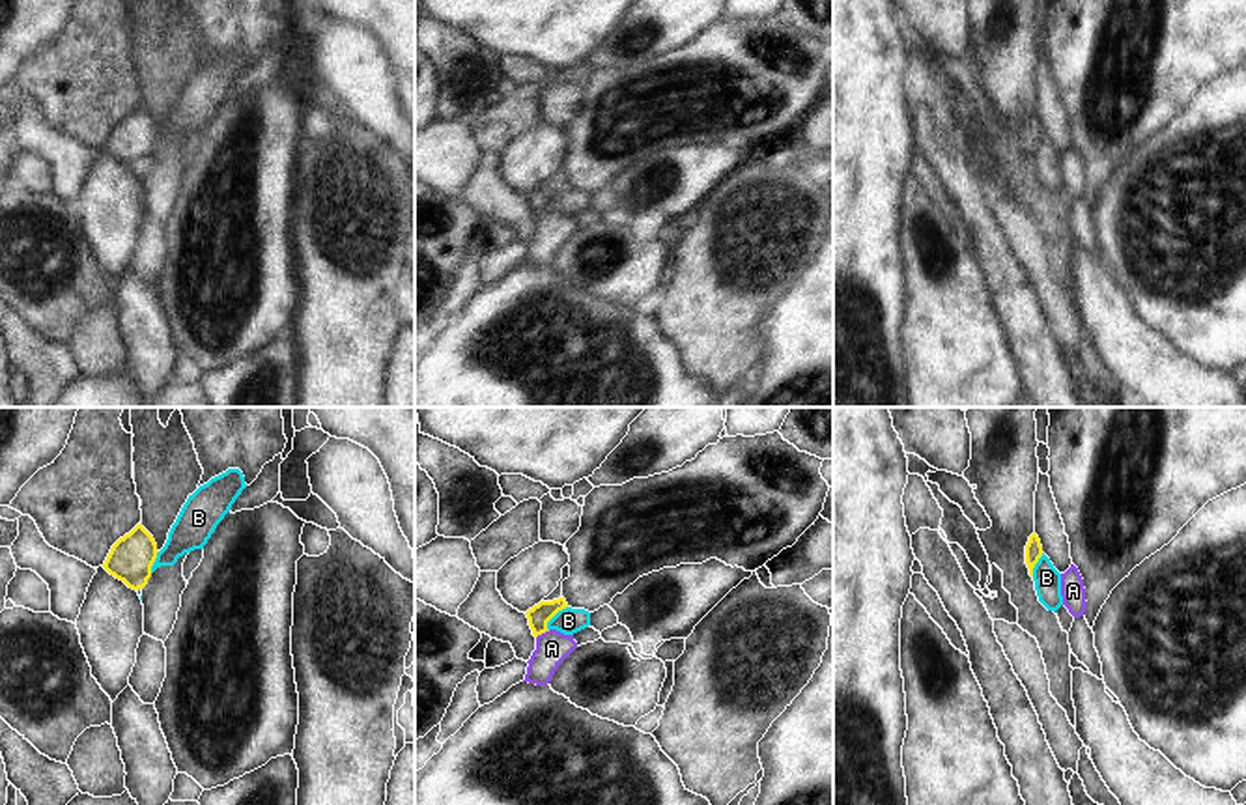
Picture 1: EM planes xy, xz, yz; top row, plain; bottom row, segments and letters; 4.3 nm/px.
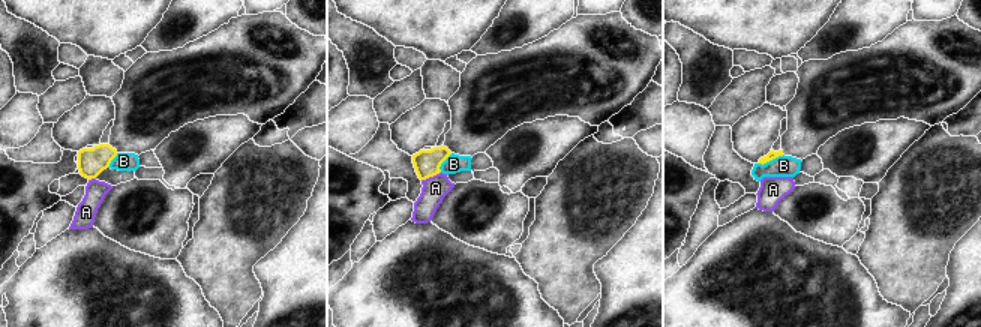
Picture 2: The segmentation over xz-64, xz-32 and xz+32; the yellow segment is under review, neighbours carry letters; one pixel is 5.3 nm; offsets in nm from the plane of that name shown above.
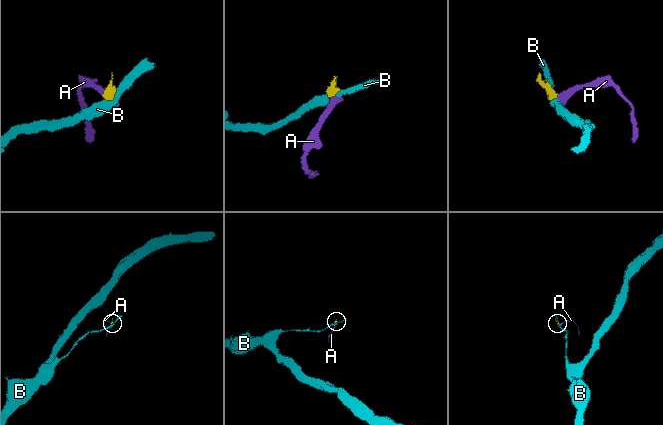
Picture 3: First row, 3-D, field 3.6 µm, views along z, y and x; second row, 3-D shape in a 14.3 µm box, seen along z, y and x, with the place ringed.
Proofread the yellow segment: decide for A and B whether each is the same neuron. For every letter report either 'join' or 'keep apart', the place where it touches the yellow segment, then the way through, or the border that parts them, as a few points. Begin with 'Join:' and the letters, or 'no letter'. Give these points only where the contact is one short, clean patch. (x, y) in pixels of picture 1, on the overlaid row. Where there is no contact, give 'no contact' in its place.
Join: A
A: join; meets yellow in xz at (542, 632); runs through xz (538, 617), (542, 632), (552, 649)
B: keep apart; meets yellow in xz at (553, 615); border along xz (566, 606), (548, 622), (548, 630)

